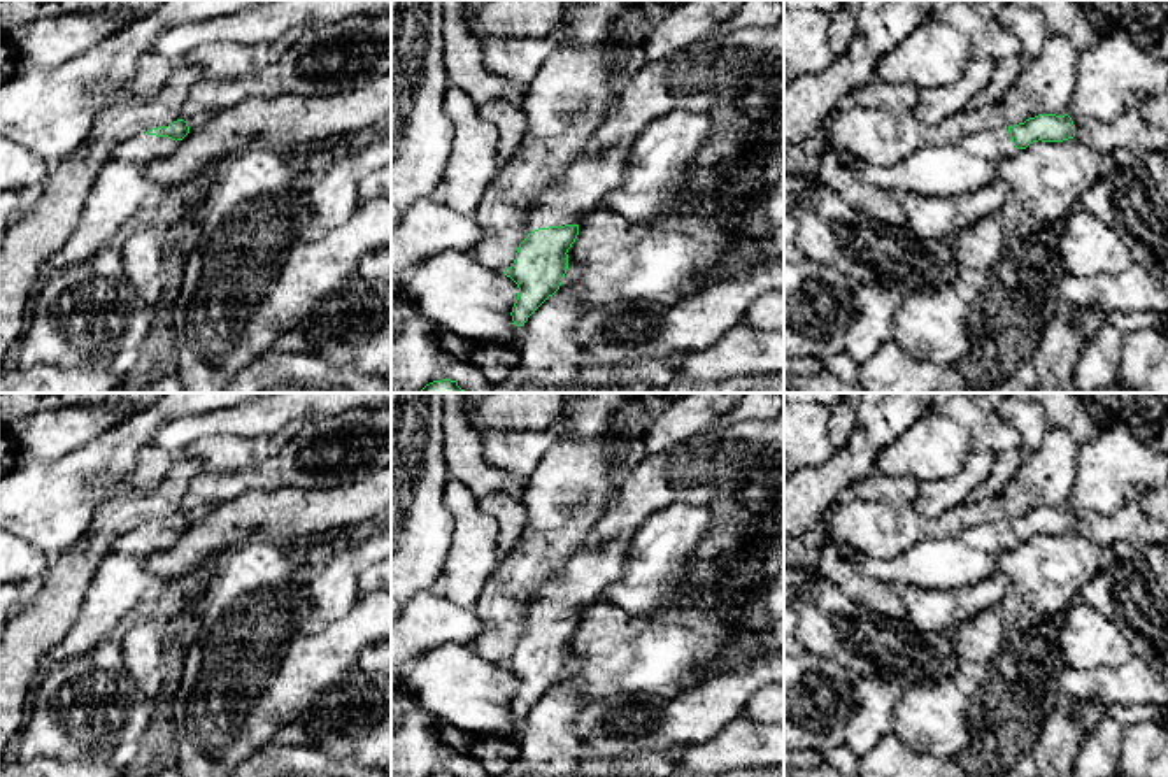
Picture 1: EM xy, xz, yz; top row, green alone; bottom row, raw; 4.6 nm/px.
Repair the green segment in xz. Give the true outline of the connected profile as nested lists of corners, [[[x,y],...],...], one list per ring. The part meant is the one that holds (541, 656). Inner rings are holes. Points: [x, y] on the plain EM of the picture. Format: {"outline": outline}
{"outline": [[[626,530],[598,549],[579,551],[530,603],[528,628],[519,637],[512,659],[503,665],[519,681],[510,705],[516,719],[524,719],[559,682],[579,617],[621,579],[631,537],[633,531]]]}

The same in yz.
{"outline": [[[1038,507],[1024,516],[1008,521],[993,521],[972,526],[958,535],[970,547],[1000,554],[1017,542],[1026,542],[1033,535],[1063,535],[1075,530],[1075,517],[1068,507]]]}

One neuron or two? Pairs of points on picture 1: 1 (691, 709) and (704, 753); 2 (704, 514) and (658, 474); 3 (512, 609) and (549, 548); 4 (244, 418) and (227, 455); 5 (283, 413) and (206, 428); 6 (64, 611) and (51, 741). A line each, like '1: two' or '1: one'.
1: two
2: two
3: one
4: two
5: one
6: two

